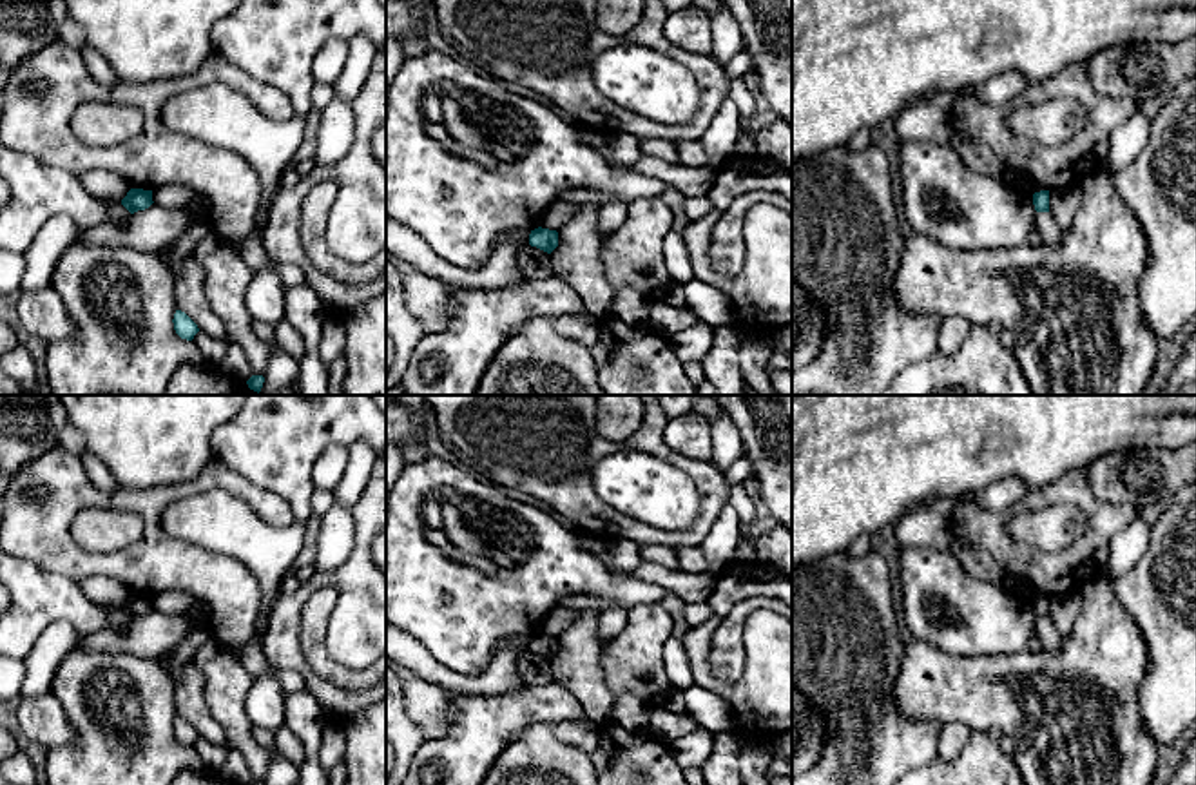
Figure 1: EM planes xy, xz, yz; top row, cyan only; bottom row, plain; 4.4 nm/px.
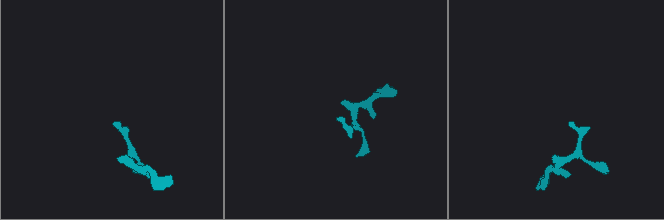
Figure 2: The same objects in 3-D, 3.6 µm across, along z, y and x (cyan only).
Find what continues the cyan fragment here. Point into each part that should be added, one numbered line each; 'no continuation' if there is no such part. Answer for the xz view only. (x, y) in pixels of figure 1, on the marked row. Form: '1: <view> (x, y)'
no continuation

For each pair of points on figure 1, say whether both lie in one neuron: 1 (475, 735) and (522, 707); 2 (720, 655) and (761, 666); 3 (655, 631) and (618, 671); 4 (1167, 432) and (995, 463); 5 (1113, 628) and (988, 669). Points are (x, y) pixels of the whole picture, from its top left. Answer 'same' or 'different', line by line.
1: same
2: different
3: same
4: same
5: same

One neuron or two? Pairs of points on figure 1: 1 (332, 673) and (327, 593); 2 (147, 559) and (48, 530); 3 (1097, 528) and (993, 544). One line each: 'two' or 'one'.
1: one
2: one
3: one

